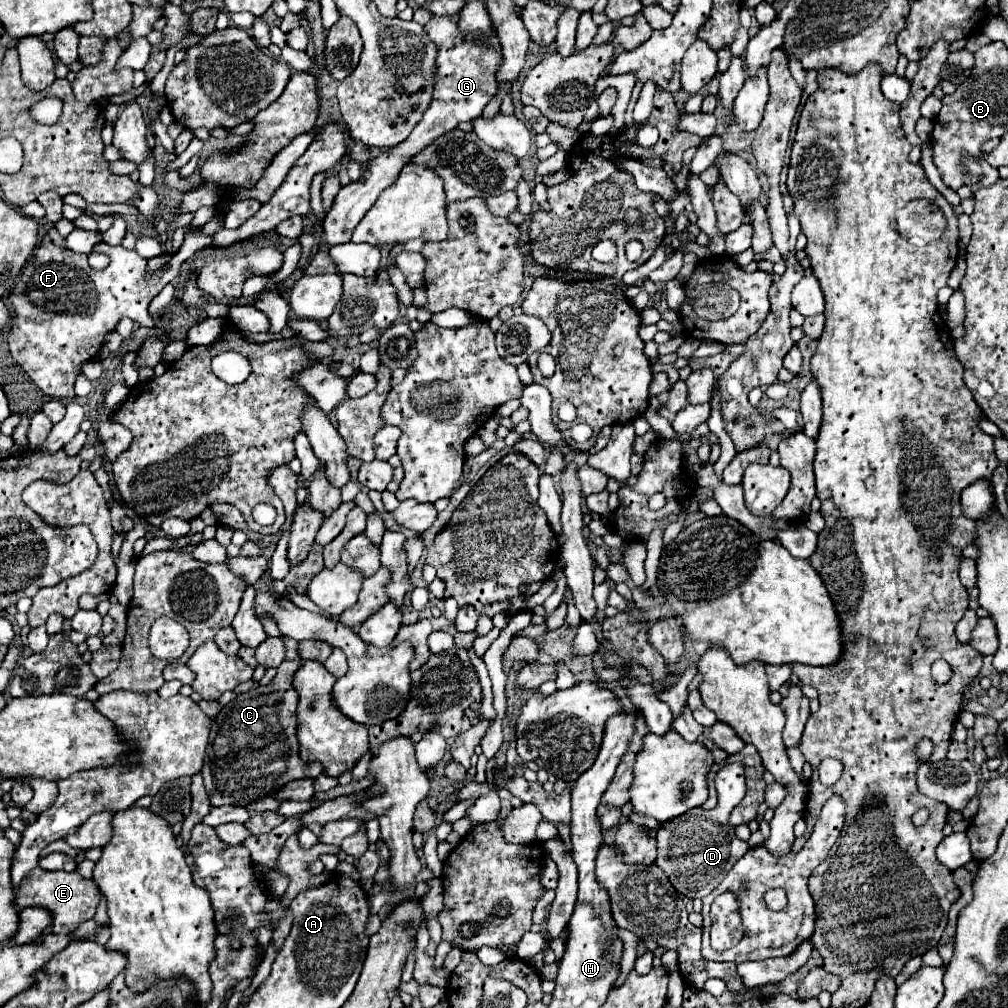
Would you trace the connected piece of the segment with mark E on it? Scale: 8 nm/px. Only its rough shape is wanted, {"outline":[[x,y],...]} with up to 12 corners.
{"outline":[[32,869],[18,907],[44,907],[58,935],[94,917],[100,891],[78,871]]}

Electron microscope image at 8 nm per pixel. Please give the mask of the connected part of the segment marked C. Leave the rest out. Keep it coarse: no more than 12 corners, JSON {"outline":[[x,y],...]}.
{"outline":[[298,641],[212,723],[210,803],[250,805],[316,779],[300,759]]}

